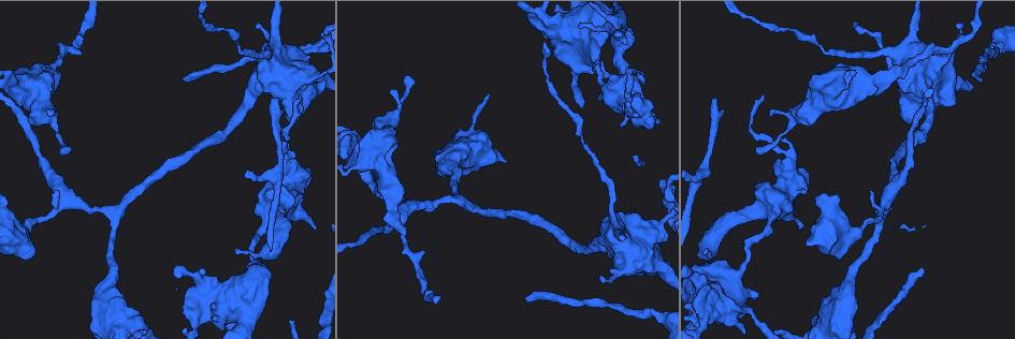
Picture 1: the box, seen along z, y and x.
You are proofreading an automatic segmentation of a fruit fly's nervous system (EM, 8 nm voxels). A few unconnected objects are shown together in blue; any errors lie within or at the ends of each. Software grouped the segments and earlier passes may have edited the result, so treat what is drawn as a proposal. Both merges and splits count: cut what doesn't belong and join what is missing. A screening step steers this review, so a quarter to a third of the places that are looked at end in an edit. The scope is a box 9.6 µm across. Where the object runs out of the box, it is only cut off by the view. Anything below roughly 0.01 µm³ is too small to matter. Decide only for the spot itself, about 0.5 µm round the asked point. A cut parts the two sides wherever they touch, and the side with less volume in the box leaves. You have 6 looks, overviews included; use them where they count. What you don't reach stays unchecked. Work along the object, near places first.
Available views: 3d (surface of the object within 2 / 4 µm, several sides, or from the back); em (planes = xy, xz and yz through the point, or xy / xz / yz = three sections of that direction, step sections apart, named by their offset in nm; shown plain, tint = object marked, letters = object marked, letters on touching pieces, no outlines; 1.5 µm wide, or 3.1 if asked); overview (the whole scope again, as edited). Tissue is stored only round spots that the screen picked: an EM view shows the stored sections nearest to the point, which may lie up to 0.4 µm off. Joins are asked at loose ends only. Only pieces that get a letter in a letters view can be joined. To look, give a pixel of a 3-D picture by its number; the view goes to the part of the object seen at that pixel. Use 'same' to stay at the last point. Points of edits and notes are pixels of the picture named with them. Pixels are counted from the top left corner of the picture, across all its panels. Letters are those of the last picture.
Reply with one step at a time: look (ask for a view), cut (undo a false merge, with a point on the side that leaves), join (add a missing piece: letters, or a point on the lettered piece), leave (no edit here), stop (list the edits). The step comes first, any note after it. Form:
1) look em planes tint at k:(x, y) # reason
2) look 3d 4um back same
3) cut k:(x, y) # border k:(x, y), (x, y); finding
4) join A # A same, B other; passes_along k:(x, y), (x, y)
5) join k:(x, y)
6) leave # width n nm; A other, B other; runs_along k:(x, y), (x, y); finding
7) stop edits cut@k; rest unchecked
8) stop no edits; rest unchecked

look em xz step 8 tint at 1:(868, 223) # sudden change in width

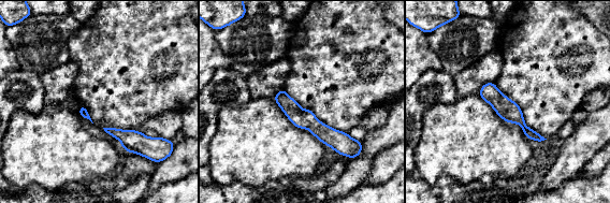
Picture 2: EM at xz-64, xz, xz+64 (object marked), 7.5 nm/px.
look em xy step 8 tint same

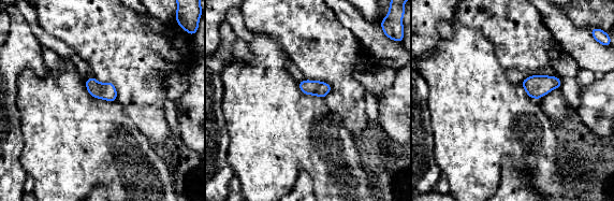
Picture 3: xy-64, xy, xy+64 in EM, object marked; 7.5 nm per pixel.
look em xy step 8 letters same # what lies round it

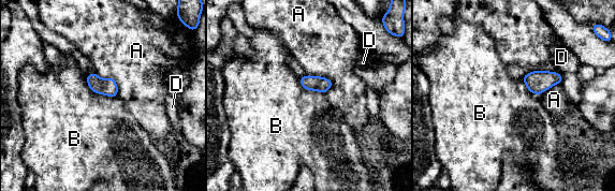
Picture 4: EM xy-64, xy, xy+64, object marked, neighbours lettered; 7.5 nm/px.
leave # A other, B other, D other; border 4:(86, 75), (94, 92), (116, 97); one neuron here

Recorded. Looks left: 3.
look em yz step 8 tint at 1:(391, 228) # thick turns thin

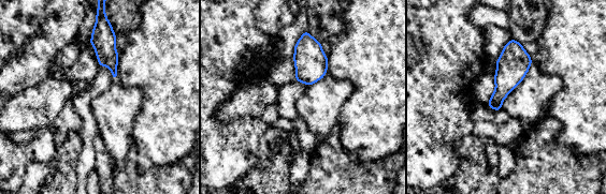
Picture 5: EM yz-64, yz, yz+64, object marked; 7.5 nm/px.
look em xz step 4 letters same # another direction

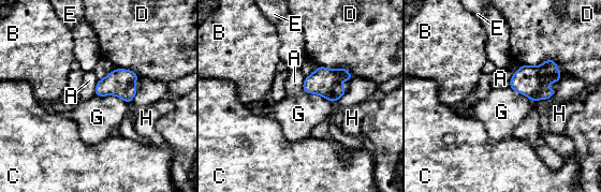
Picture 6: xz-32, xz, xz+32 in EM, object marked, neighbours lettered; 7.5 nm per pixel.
leave # A other, B other, C other, D other, E other, G other, H other; continuous, no second neuron

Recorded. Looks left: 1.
stop no edits; rest unchecked

